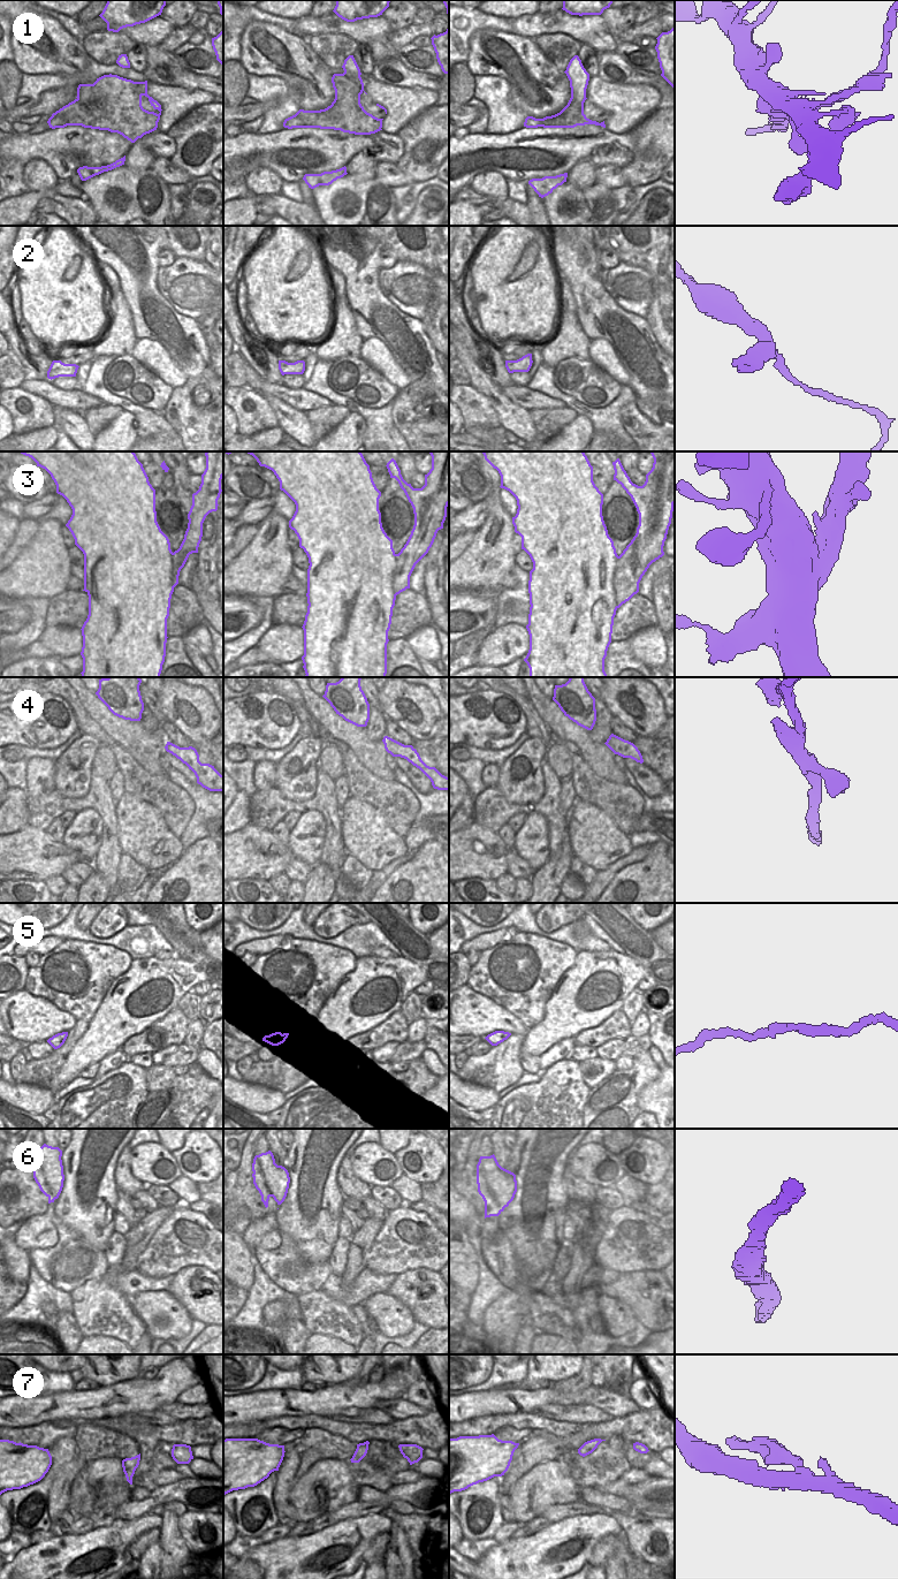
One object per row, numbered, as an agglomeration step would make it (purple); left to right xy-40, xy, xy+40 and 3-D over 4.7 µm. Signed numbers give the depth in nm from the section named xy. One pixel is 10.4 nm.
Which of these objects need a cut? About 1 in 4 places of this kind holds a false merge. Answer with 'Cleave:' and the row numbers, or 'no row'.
Cleave: 1, 3

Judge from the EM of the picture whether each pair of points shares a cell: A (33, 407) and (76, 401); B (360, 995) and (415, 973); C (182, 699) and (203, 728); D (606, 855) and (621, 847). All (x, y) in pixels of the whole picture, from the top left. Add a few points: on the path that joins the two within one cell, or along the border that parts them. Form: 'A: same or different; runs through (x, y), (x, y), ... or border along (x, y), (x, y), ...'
A: different; border along (27, 392), (46, 399), (53, 405)
B: same; runs through (374, 989), (401, 976)
C: same; runs through (189, 706), (200, 716), (200, 721)
D: same; runs through (609, 851), (617, 847)

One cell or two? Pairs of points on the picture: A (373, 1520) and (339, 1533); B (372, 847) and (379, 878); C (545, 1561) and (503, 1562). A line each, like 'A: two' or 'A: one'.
A: one
B: two
C: one

